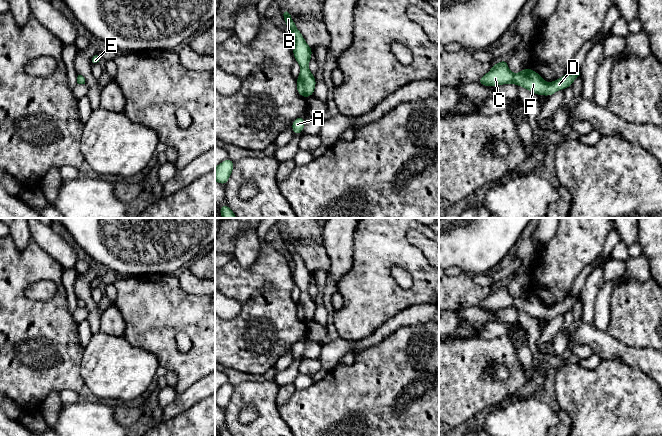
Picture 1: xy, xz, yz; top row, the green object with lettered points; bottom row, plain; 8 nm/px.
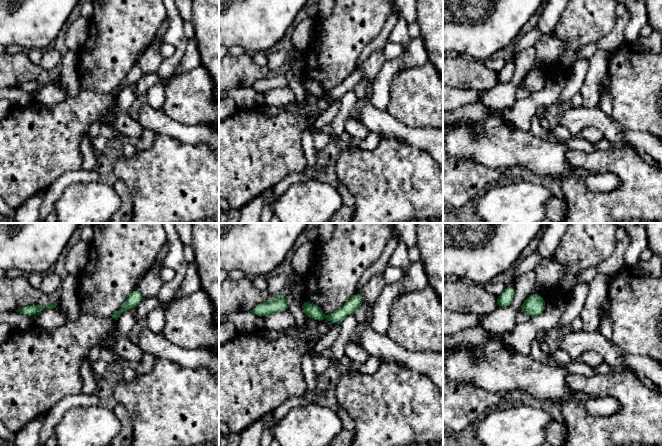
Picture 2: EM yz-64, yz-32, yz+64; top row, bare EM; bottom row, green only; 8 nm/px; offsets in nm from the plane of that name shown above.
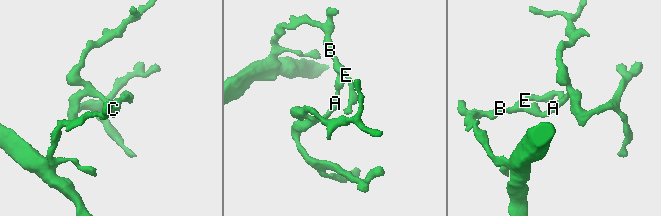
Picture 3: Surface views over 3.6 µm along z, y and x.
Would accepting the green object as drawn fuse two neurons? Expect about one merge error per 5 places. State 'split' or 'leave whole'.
leave whole

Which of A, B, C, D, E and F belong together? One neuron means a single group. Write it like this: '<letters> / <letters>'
A B C D E F

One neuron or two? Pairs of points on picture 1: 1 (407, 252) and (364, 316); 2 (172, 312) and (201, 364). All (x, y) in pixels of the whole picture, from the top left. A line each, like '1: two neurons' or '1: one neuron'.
1: one neuron
2: one neuron

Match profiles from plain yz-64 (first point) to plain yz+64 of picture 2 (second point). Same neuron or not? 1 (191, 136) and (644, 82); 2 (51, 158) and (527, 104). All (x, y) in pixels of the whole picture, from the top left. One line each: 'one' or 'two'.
1: two
2: two

